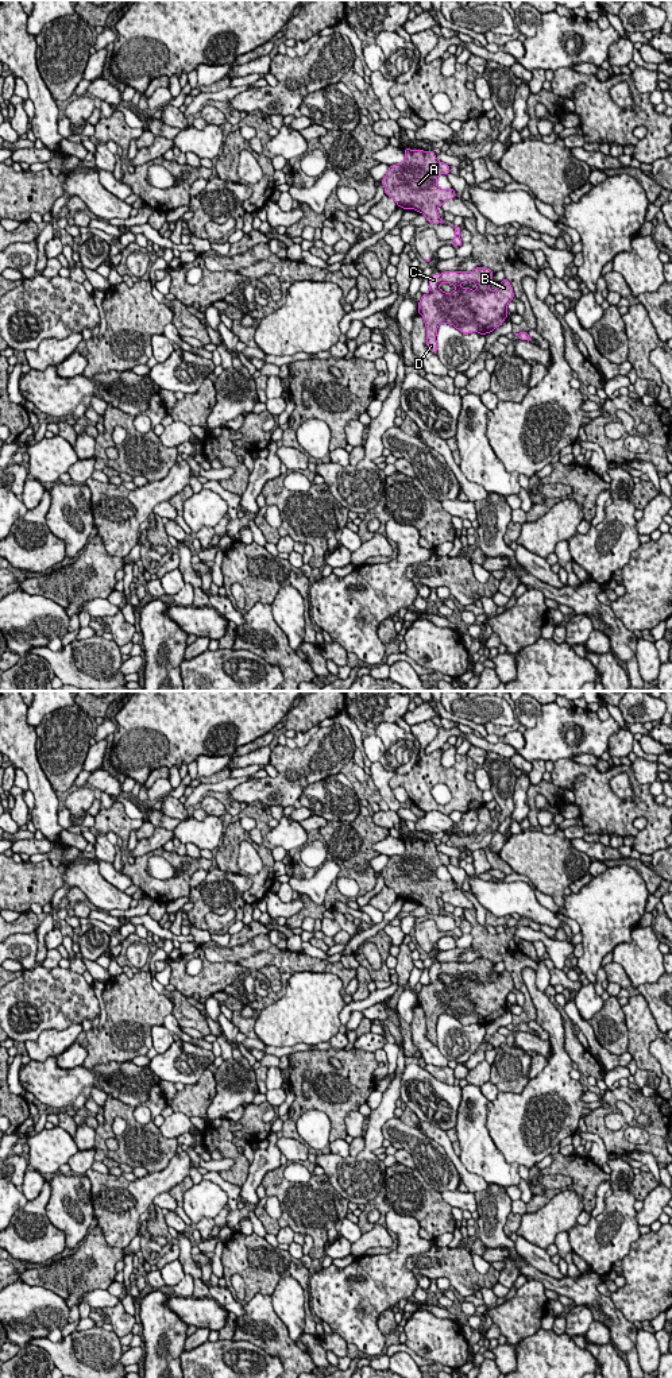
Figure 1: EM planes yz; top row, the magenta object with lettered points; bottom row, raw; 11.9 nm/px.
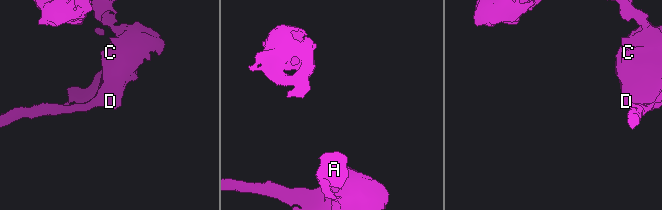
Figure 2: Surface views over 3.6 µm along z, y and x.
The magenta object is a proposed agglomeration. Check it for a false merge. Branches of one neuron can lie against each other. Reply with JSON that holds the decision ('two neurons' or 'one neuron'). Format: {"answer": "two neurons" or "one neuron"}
{"answer": "one neuron"}

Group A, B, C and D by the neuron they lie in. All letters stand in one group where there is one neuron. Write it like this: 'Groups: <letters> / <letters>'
Groups: A B C D

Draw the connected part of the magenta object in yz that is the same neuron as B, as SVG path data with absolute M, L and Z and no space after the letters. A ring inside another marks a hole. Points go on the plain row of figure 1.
M476 958L472 962L443 962L429 968L429 983L422 985L418 993L418 1004L422 1007L426 1018L426 1037L437 1045L437 1019L445 1014L453 1016L461 1024L478 1023L486 1026L501 1018L509 1007L507 995L513 992L513 977L505 969L495 981L490 981L490 973L494 962L487 958ZM441 974L455 976L451 984L444 984L439 977Z

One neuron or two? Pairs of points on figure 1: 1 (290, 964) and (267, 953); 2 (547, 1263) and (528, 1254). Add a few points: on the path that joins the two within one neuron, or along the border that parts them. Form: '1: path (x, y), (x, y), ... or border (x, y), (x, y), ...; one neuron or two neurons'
1: path (285, 960), (273, 957); one neuron
2: path (543, 1262), (532, 1254); one neuron

